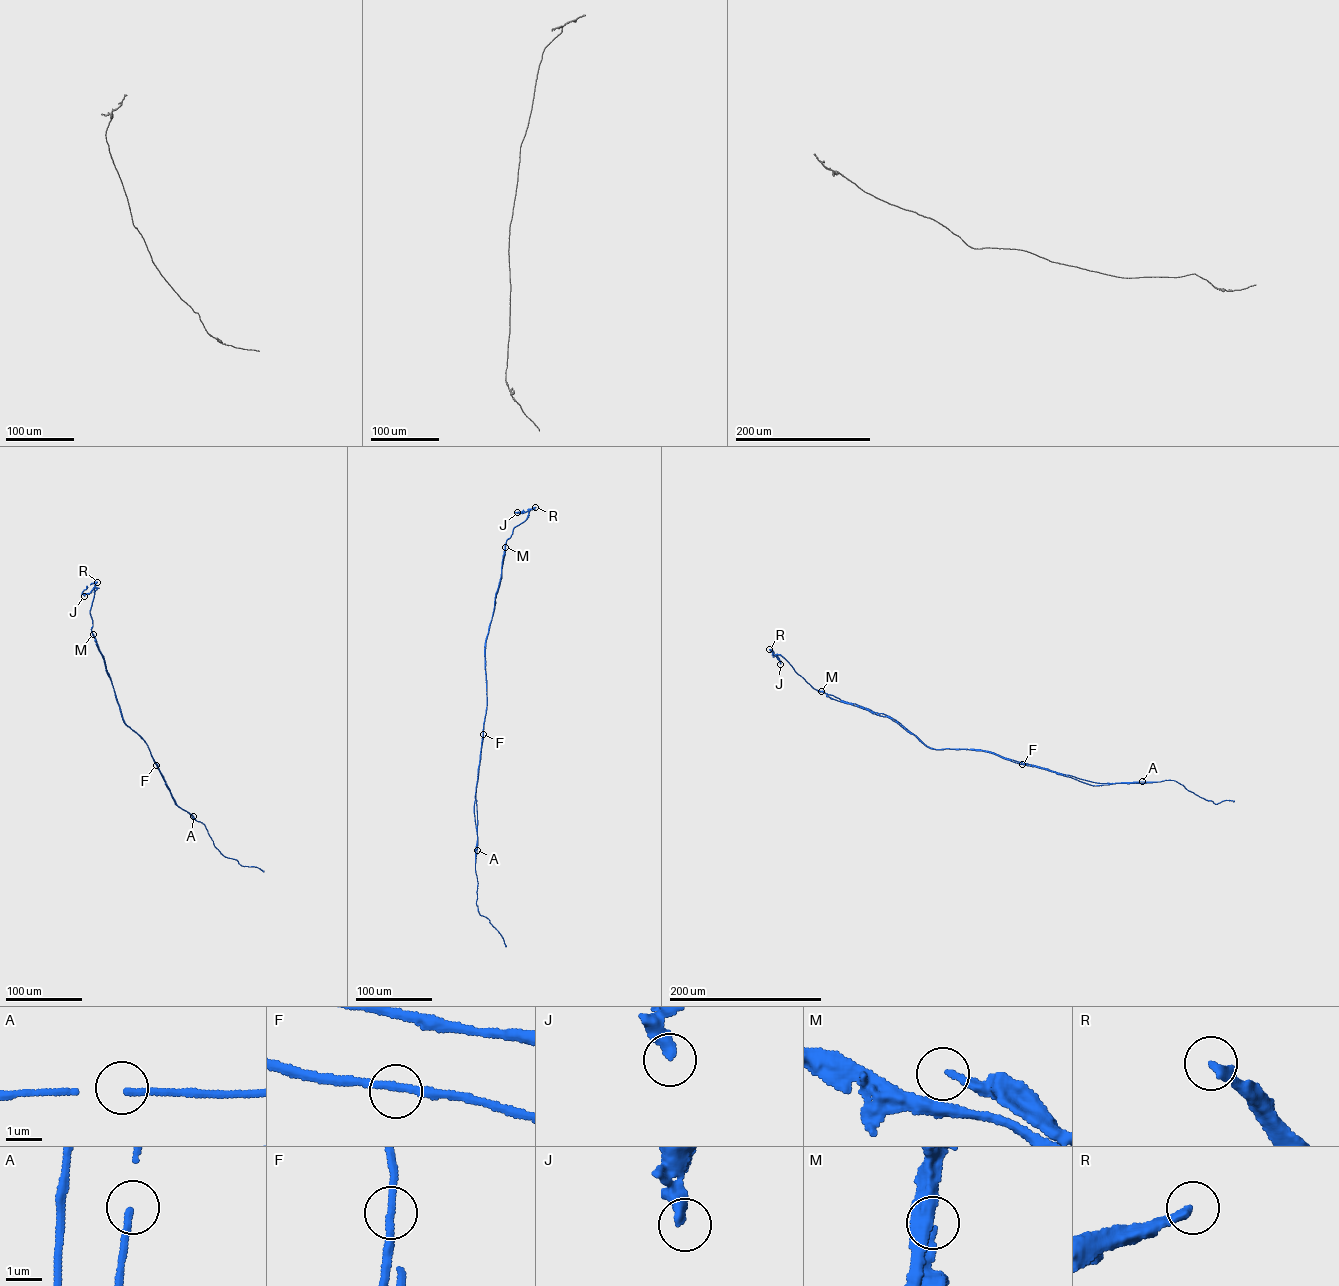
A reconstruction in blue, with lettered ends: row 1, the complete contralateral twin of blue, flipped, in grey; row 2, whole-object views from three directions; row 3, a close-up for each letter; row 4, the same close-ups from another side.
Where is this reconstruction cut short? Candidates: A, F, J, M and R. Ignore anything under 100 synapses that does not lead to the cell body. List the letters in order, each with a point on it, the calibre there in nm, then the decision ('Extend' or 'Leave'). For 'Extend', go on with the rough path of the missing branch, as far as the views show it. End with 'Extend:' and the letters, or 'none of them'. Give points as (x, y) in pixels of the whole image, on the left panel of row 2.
A: Place: (193, 816). Thickness 180 nm. Leave
F: Place: (156, 765). Thickness 200 nm. Leave
J: Place: (84, 596). Thickness 360 nm. Leave
M: Place: (93, 634). Thickness 200 nm. Leave
R: Place: (97, 582). Thickness 320 nm. Extend. Course of what is missing: (97, 582), (109, 574)
Extend: R

